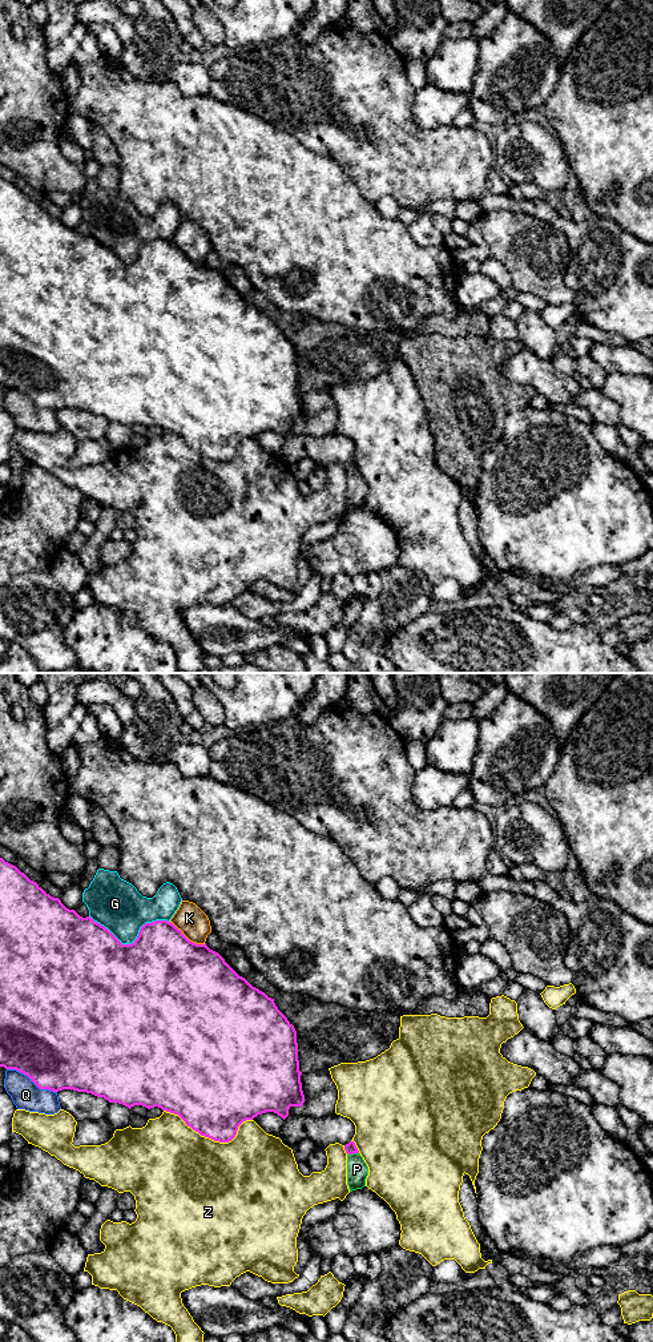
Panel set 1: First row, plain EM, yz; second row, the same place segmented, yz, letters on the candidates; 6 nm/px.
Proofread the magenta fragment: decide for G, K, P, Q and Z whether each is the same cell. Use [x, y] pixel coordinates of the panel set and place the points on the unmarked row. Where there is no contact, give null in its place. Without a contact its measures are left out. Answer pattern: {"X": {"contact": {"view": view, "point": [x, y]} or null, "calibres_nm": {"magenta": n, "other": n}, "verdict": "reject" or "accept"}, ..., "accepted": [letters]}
{"G": {"contact": {"view": "yz", "point": [132, 262]}, "calibres_nm": {"magenta": 500, "other": 300}, "verdict": "reject"}, "K": {"contact": {"view": "yz", "point": [186, 257]}, "calibres_nm": {"magenta": 500, "other": 180}, "verdict": "reject"}, "P": {"contact": {"view": "yz", "point": [353, 472]}, "calibres_nm": {"magenta": 70, "other": 130}, "verdict": "accept"}, "Q": {"contact": {"view": "yz", "point": [32, 399]}, "calibres_nm": {"magenta": 500, "other": 180}, "verdict": "reject"}, "Z": {"contact": {"view": "yz", "point": [210, 456]}, "calibres_nm": {"magenta": 460, "other": 480}, "verdict": "reject"}, "accepted": ["P"]}

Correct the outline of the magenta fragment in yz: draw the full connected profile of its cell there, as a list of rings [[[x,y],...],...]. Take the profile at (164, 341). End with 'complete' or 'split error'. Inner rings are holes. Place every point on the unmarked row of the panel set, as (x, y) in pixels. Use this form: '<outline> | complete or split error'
[[[0,177],[0,386],[27,394],[40,408],[86,411],[129,428],[134,424],[148,428],[158,426],[178,434],[201,455],[219,462],[231,460],[238,446],[246,439],[266,431],[274,431],[285,439],[291,426],[302,426],[305,422],[294,344],[278,329],[274,318],[239,295],[218,271],[210,269],[206,262],[190,261],[168,239],[145,242],[132,263],[122,263],[108,247],[90,235],[82,237],[74,229],[66,227],[59,217],[47,213],[3,177]]] | complete

